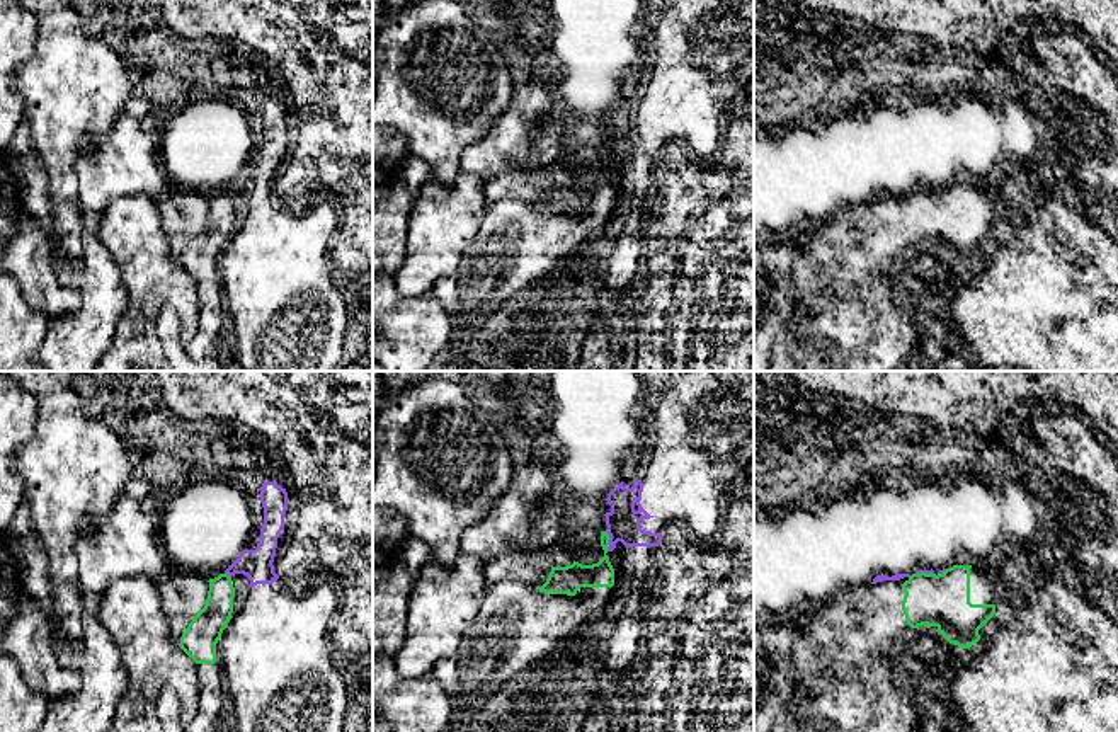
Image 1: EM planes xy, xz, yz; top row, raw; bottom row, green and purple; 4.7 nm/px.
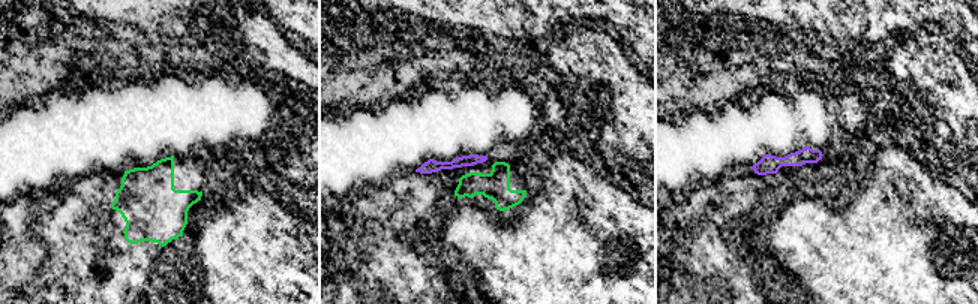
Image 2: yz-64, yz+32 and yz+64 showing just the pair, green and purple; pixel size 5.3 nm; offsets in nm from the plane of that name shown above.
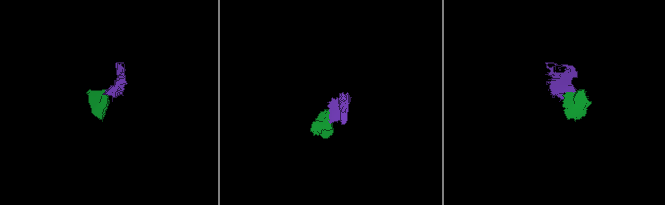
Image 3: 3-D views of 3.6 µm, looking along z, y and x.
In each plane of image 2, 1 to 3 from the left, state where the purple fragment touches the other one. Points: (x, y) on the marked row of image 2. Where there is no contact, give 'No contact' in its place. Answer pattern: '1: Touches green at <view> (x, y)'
1: No contact
2: No contact
3: No contact

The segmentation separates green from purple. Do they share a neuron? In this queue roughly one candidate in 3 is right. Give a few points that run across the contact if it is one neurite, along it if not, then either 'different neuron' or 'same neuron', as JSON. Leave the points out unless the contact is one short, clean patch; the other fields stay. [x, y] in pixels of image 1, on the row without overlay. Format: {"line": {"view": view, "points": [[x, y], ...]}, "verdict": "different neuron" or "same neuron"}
{"line": {"view": "xz", "points": [[606, 148], [608, 169]]}, "verdict": "different neuron"}

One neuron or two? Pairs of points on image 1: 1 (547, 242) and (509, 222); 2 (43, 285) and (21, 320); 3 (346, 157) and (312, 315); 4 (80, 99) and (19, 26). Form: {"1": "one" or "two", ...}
{"1": "one", "2": "two", "3": "two", "4": "two"}

